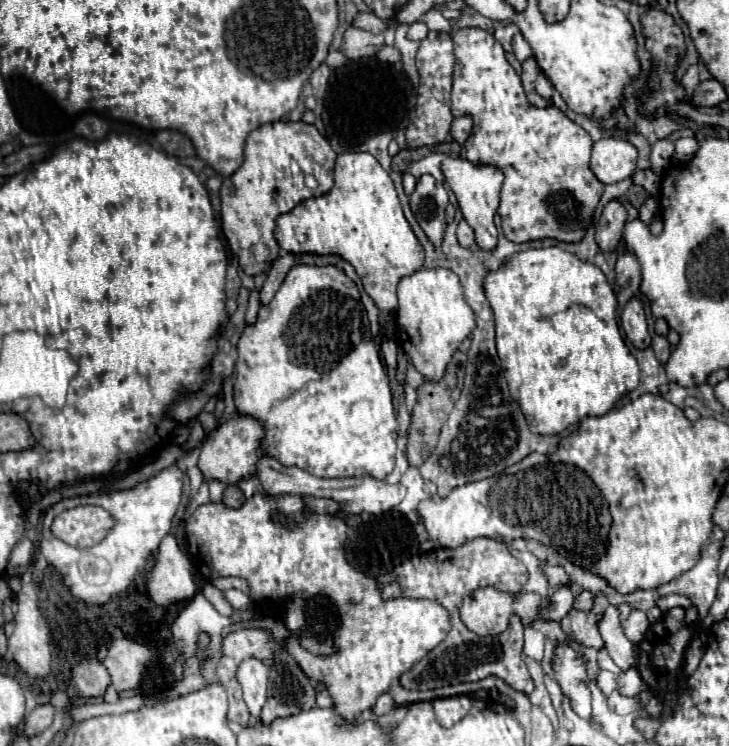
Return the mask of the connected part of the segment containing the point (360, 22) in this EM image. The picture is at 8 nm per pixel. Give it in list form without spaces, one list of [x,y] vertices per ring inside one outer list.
[[[358,13],[358,15],[354,17],[354,23],[352,23],[352,25],[358,27],[358,29],[372,31],[372,33],[382,33],[382,31],[386,31],[386,29],[390,27],[388,21],[378,19],[374,13]]]

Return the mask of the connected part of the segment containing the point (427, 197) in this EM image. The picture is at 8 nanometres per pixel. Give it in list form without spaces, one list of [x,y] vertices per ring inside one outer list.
[[[422,175],[416,183],[414,193],[410,195],[410,207],[428,235],[428,239],[440,247],[444,235],[444,211],[448,205],[448,191],[432,175]]]

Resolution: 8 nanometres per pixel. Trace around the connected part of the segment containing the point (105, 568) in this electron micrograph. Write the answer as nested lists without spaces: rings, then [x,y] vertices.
[[[170,465],[168,469],[162,469],[158,475],[138,483],[132,489],[124,491],[114,491],[110,495],[100,495],[98,499],[74,499],[70,505],[100,505],[106,509],[112,519],[114,527],[108,531],[106,539],[90,549],[92,555],[86,559],[84,551],[78,551],[64,541],[56,539],[50,531],[54,515],[44,515],[44,525],[42,525],[42,541],[40,541],[40,555],[46,559],[48,565],[54,565],[56,571],[64,575],[64,583],[70,587],[70,593],[76,599],[82,599],[84,603],[92,605],[102,605],[106,603],[112,595],[120,593],[122,589],[130,587],[136,573],[144,569],[148,557],[158,551],[160,541],[168,535],[172,527],[172,517],[178,511],[180,499],[182,499],[182,489],[184,489],[184,473],[178,469],[178,465]]]

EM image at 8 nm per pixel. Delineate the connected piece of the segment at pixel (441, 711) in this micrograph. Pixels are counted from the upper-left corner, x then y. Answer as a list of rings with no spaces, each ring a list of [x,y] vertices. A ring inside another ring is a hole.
[[[468,695],[444,697],[444,699],[434,699],[432,705],[434,705],[436,719],[444,727],[452,727],[454,723],[458,723],[460,719],[464,719],[470,713],[470,709],[472,709],[472,697],[468,697]]]

